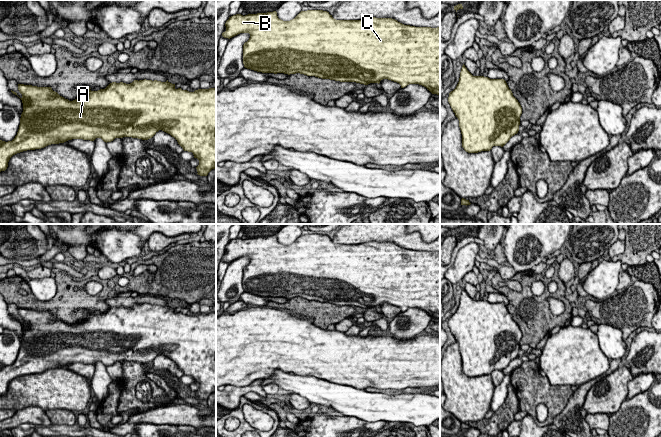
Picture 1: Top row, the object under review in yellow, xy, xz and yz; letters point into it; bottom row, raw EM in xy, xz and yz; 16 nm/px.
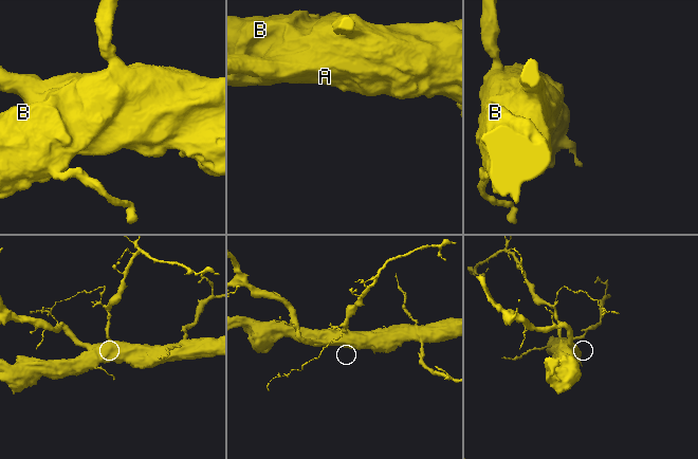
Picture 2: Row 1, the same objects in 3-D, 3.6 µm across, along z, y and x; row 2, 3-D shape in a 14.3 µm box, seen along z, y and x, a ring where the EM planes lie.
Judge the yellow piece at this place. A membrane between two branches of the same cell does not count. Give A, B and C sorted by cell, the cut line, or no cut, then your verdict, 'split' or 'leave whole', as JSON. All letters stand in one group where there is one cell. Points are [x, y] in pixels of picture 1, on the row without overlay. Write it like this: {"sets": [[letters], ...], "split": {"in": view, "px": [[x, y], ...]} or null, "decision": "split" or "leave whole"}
{"sets": [["A", "B", "C"]], "split": null, "decision": "leave whole"}

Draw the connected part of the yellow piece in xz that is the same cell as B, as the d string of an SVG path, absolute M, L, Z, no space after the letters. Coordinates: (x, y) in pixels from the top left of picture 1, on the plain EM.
M307 234L301 235L294 243L283 245L278 242L277 236L257 237L241 239L236 238L226 245L226 255L222 257L224 262L232 262L240 257L249 257L250 262L243 269L243 288L247 293L251 293L262 297L284 297L284 298L304 298L307 300L315 300L322 303L330 303L340 306L356 306L364 309L370 307L380 307L383 303L388 303L397 306L401 312L409 308L419 308L426 311L432 318L440 319L440 251L415 251L404 249L392 242L367 242L362 244L336 244L327 235L323 234Z

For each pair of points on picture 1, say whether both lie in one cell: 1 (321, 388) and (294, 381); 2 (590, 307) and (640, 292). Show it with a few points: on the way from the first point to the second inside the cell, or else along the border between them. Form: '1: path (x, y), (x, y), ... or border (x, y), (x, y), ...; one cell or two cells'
1: path (314, 388), (301, 385); one cell
2: path (602, 307), (625, 307), (628, 304); one cell

